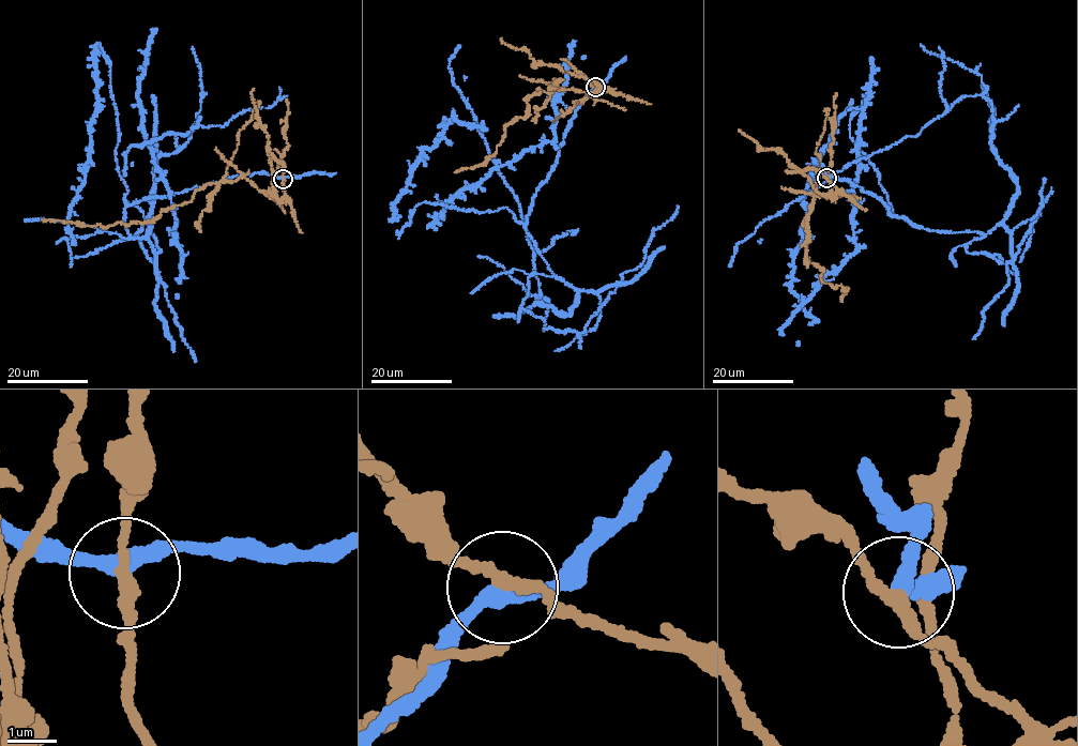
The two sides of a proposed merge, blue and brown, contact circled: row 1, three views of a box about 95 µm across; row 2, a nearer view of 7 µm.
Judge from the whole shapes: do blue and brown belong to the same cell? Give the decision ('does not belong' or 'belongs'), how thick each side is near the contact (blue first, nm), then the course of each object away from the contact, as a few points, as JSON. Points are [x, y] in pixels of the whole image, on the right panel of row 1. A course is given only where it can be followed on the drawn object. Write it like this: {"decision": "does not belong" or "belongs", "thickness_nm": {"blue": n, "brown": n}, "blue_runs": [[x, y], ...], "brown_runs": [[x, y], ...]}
{"decision": "does not belong", "thickness_nm": {"blue": 280, "brown": 240}, "blue_runs": [[825, 178], [950, 232], [986, 233], [1016, 191], [992, 143], [992, 104], [963, 96], [762, 222], [729, 265]], "brown_runs": [[825, 178], [834, 197], [814, 194], [804, 218], [806, 257], [823, 270], [822, 283], [846, 290], [841, 301]]}

